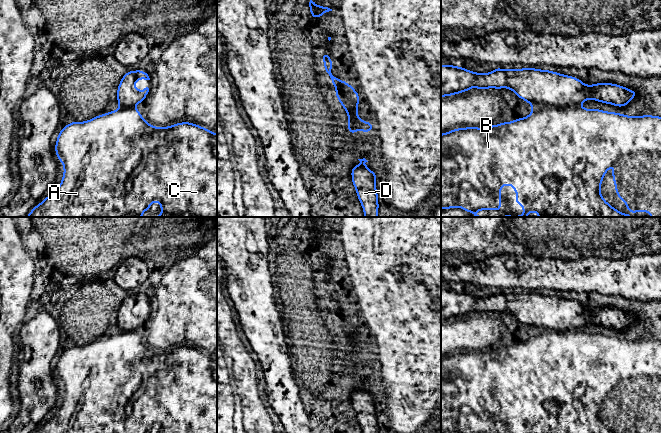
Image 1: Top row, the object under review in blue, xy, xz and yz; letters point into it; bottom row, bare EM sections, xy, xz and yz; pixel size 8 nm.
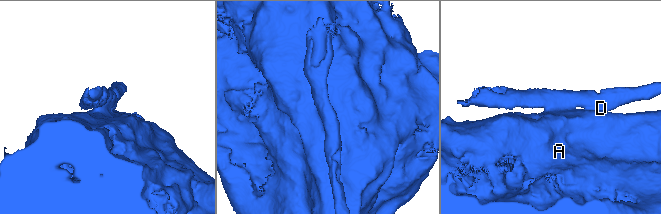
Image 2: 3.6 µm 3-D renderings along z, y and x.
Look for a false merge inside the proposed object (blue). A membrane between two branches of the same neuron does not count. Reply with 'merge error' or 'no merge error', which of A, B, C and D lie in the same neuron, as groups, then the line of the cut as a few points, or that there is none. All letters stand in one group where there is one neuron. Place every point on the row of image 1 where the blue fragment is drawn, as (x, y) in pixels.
merge error; A B C / D; cut in yz along (577, 105), (569, 107), (537, 106), (533, 108)

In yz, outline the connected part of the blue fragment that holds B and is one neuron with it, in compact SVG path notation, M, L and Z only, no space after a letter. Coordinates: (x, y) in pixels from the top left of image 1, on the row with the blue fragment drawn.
M542 106L533 108L525 118L518 118L512 122L502 122L485 128L466 127L456 128L441 134L441 210L459 207L469 213L486 209L501 212L501 186L511 185L516 194L516 205L523 206L522 216L502 214L501 217L528 217L529 212L536 212L538 217L633 217L625 215L607 203L600 193L601 183L607 170L613 163L617 166L612 172L615 191L619 199L625 202L628 211L638 213L644 211L651 217L661 217L661 117L652 115L627 116L600 109L586 109L580 106L557 108Z

